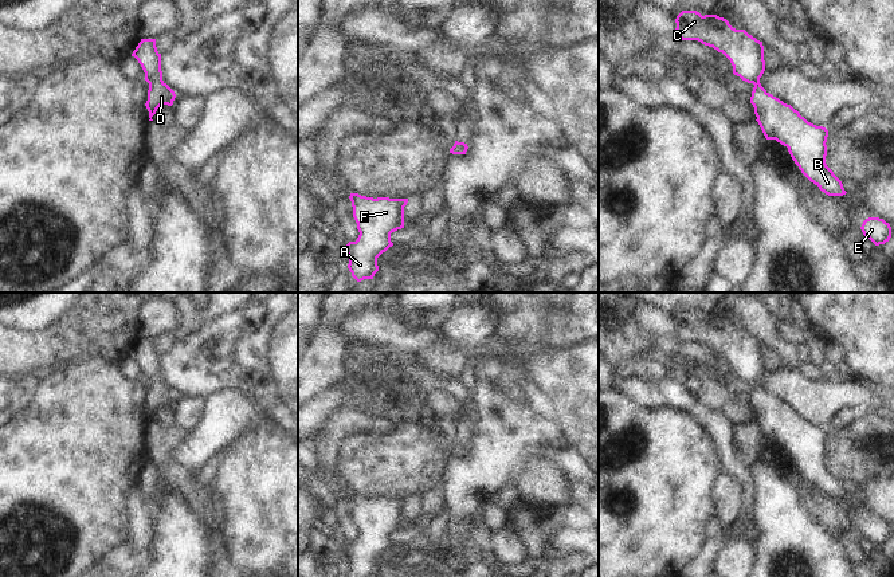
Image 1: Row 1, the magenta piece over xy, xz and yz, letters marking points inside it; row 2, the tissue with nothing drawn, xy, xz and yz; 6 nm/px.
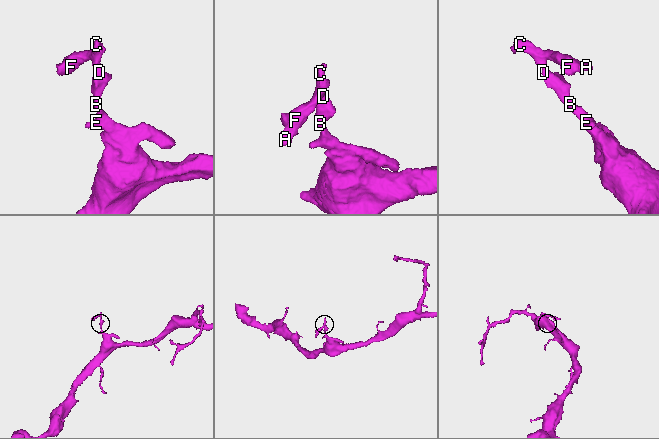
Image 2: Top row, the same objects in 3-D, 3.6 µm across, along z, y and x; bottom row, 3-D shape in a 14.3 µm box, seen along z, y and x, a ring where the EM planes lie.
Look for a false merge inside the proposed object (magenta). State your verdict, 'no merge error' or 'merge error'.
no merge error

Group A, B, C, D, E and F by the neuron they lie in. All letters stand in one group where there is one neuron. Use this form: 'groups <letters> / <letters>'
groups A B C D E F

